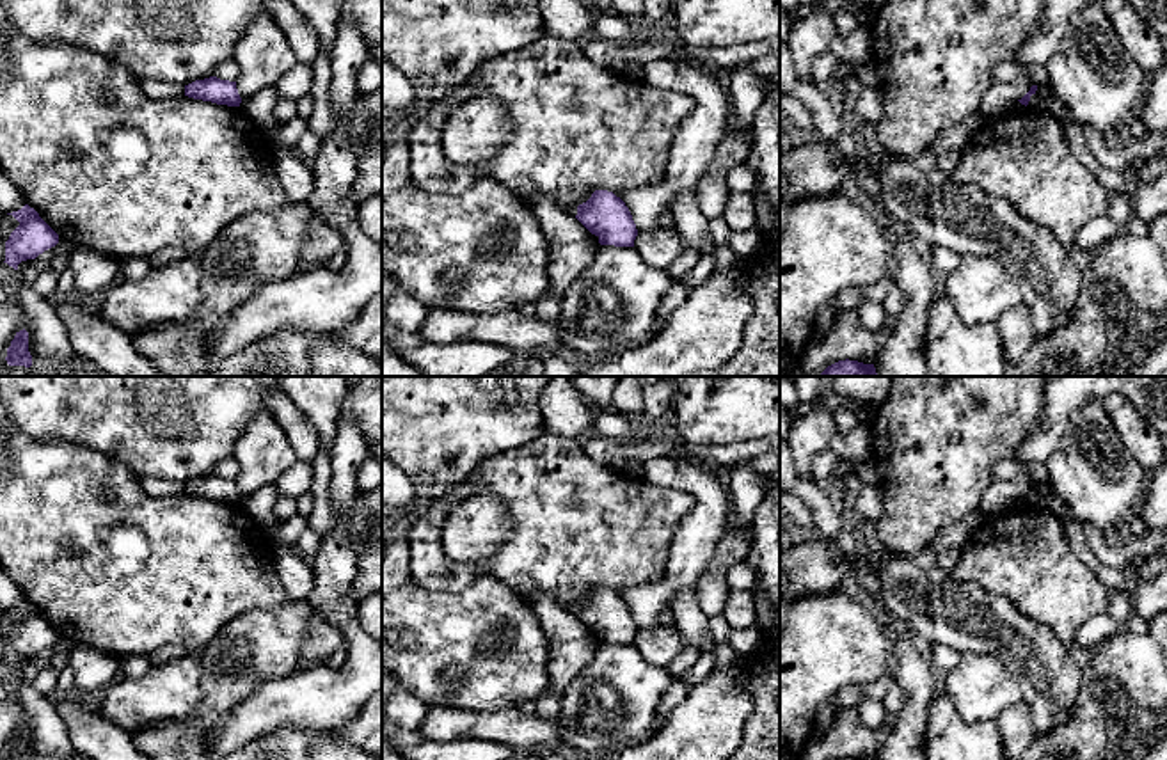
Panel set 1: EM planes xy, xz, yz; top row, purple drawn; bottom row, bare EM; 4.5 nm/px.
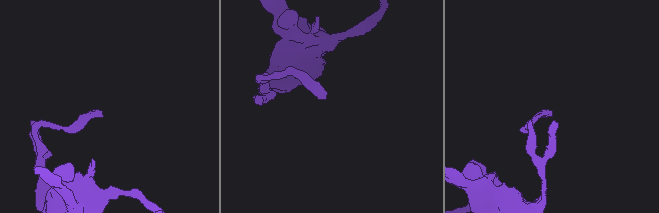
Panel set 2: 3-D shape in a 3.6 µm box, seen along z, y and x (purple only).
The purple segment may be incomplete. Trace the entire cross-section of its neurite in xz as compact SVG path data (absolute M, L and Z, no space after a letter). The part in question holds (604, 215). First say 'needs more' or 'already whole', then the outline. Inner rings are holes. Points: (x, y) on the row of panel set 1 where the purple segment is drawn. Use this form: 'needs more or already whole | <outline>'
already whole | M595 190L577 206L576 218L599 238L600 245L634 247L636 224L625 202L607 190Z

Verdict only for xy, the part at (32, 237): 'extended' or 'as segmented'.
as segmented

